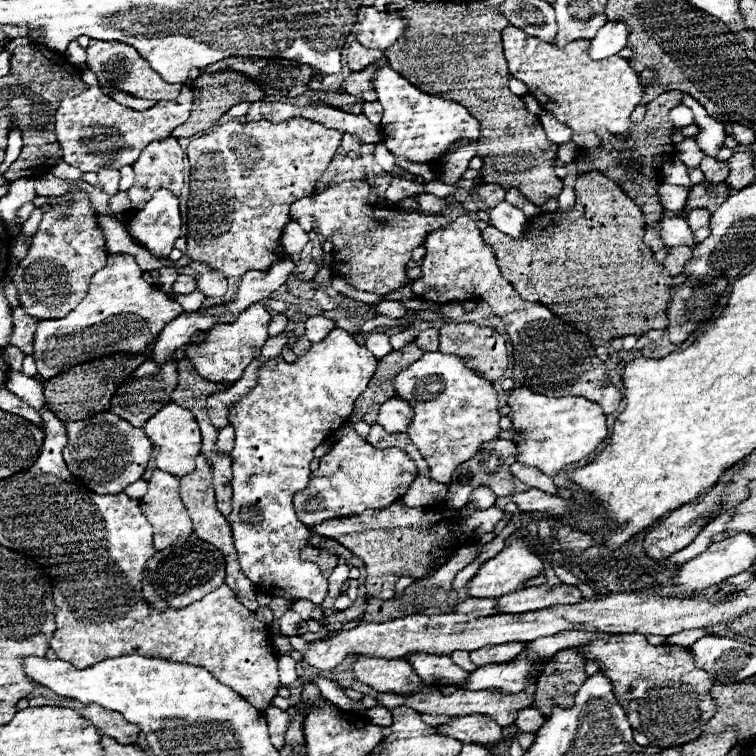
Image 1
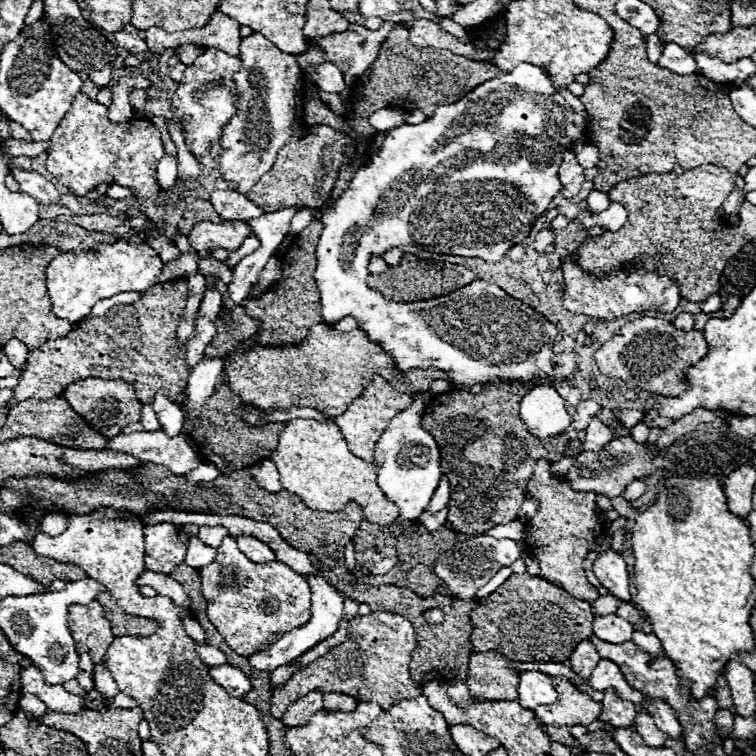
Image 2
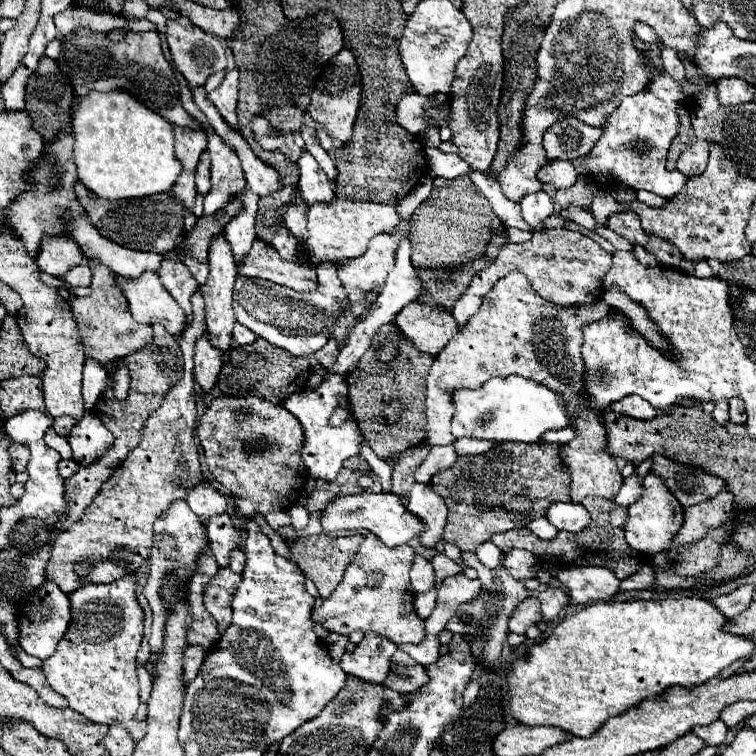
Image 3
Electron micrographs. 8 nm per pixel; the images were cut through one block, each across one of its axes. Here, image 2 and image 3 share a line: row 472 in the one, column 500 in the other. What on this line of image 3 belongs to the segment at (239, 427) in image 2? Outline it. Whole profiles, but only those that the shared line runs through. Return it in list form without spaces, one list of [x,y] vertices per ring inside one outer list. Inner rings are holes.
[[[468,174],[454,180],[434,178],[434,186],[438,186],[438,192],[442,188],[442,194],[432,194],[432,202],[424,202],[410,218],[412,264],[420,268],[452,268],[484,254],[490,240],[490,230],[504,228],[502,220],[494,214],[488,198],[474,186]]]

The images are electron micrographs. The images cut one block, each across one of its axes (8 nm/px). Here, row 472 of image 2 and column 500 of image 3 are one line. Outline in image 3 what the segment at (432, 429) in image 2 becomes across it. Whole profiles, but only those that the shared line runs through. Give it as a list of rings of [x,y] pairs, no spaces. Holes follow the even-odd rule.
[[[500,442],[486,454],[466,456],[454,462],[452,468],[434,474],[430,488],[444,498],[448,506],[448,542],[456,544],[460,550],[476,550],[482,542],[490,540],[496,532],[506,532],[512,528],[526,526],[532,518],[546,516],[552,502],[570,500],[570,474],[562,468],[558,444],[522,444],[522,442]]]

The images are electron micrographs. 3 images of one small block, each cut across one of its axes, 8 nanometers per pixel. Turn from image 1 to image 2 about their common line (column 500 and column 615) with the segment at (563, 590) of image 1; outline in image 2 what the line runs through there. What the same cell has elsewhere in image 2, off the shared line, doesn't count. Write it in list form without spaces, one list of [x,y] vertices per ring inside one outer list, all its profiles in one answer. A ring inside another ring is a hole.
[[[612,594],[600,596],[598,600],[592,602],[592,612],[594,616],[606,616],[606,614],[614,614],[618,610],[618,598],[614,598]]]

